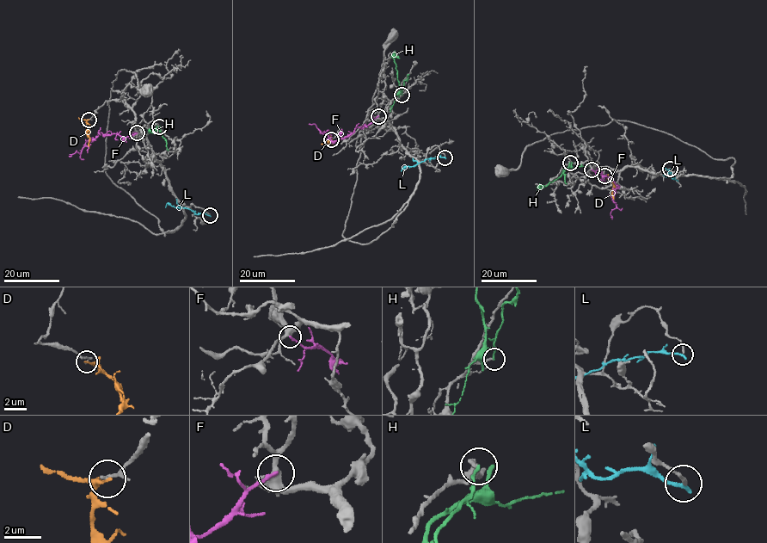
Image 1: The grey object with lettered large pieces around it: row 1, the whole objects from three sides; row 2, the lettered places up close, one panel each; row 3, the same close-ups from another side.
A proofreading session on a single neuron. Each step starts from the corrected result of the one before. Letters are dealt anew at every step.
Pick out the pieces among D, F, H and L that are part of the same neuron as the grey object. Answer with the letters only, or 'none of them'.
none of them

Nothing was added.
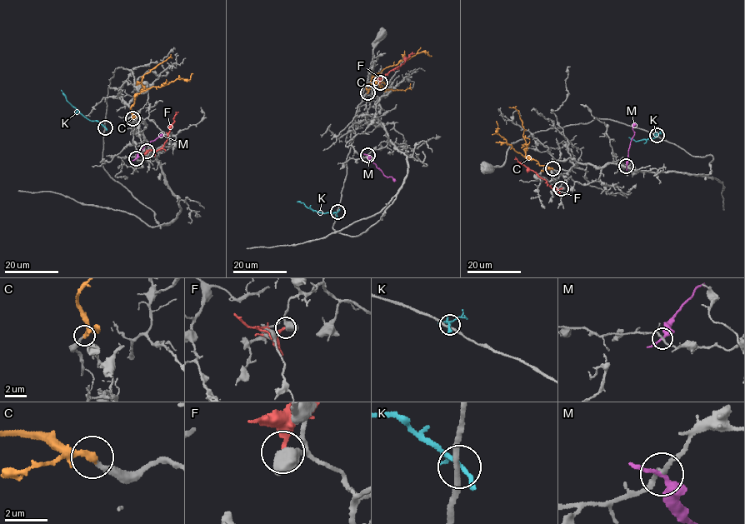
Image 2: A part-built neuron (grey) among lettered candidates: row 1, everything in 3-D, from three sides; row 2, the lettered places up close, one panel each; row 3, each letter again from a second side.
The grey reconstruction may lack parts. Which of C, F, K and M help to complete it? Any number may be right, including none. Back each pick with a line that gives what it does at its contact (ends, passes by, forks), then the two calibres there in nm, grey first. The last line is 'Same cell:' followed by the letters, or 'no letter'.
C: it ends; calibres 200 and 360 nm
Same cell: C

